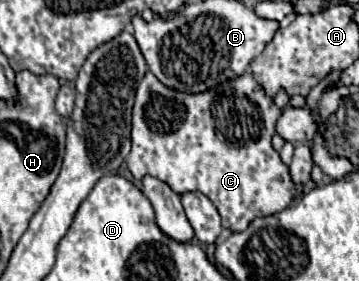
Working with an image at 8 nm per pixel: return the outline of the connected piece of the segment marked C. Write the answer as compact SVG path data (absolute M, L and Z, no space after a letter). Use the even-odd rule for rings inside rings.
M146 71L136 89L136 103L132 113L132 151L126 157L126 163L136 179L142 179L144 175L158 177L160 181L166 181L178 195L186 191L204 193L216 205L224 229L244 231L252 219L280 213L282 209L290 207L296 197L290 171L280 161L280 155L270 143L272 135L276 133L276 121L280 115L282 109L276 107L272 97L262 93L262 87L254 81L254 77L250 77L248 71L234 81L226 81L226 85L218 85L218 89L206 89L206 93L182 93L170 89L162 85L154 73ZM216 103L218 115L222 115L222 135L216 131Z

